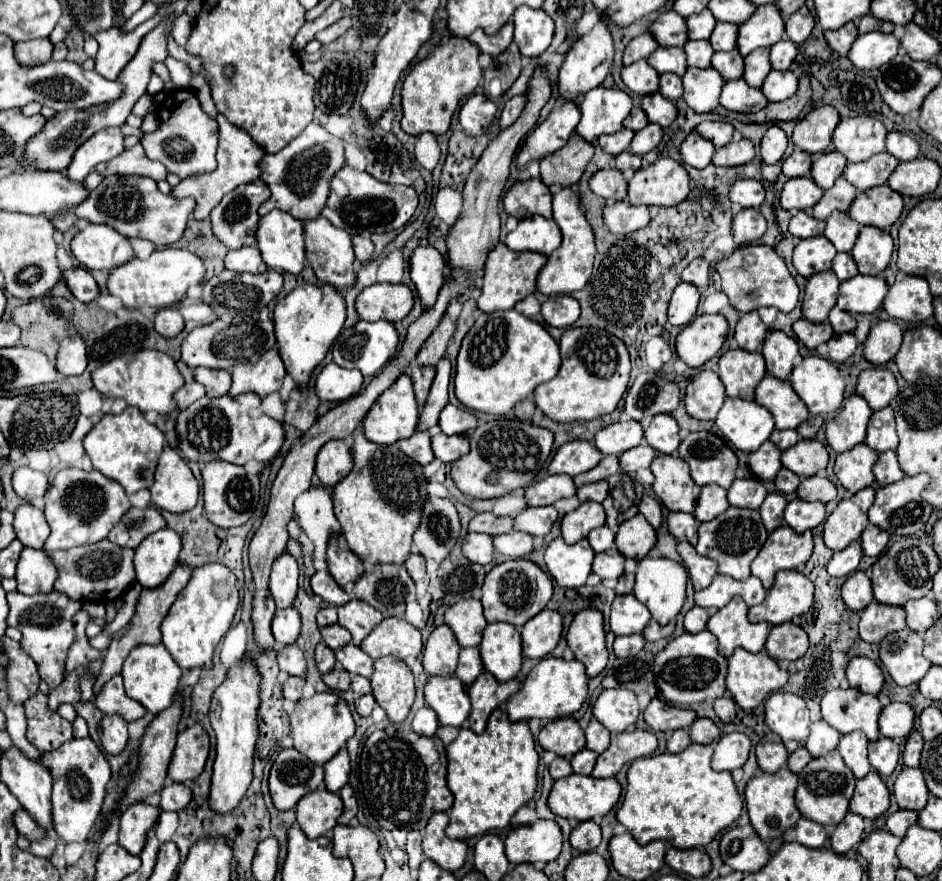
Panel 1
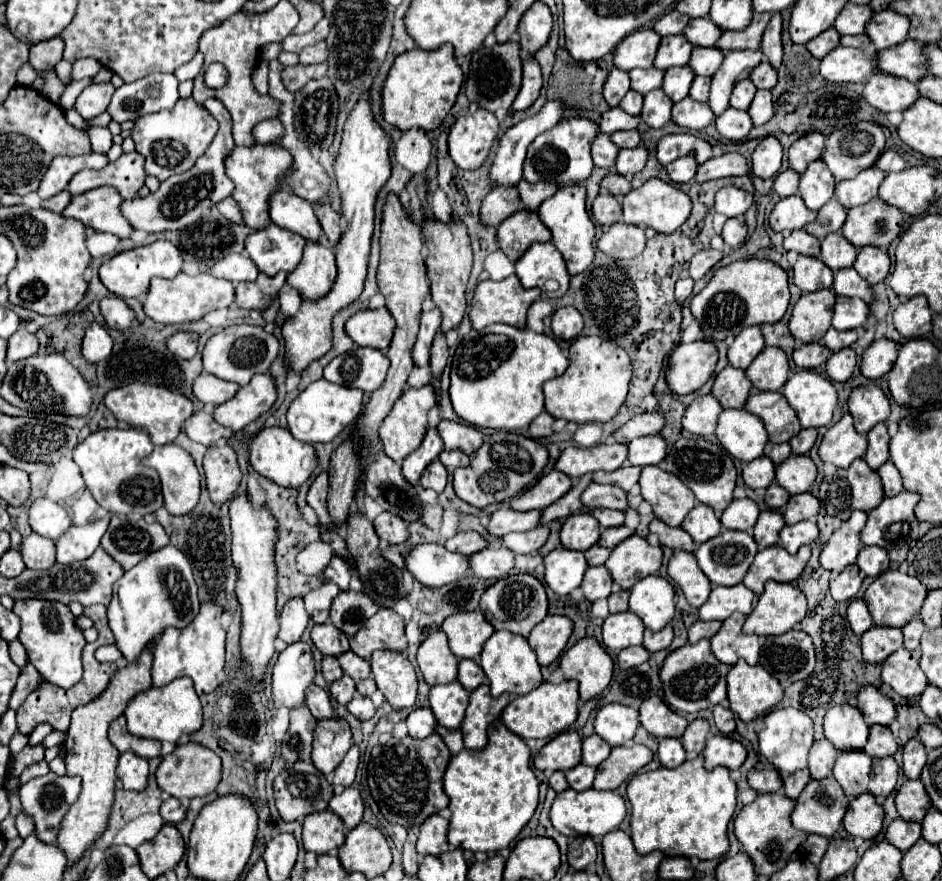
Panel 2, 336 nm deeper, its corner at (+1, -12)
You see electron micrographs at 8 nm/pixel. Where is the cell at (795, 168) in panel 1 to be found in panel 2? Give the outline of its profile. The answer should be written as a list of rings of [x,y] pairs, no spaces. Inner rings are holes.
[[[785,170],[781,174],[777,174],[773,190],[785,198],[785,196],[793,196],[799,192],[799,174],[795,174],[793,170]]]

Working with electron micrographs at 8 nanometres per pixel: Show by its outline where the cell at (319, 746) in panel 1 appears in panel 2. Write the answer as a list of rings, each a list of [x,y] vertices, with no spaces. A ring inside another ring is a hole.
[[[319,720],[315,726],[311,760],[323,774],[331,774],[351,748],[351,728],[345,720]]]

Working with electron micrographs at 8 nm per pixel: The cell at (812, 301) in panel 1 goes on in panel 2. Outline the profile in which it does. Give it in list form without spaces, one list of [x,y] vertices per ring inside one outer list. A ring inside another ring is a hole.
[[[831,290],[801,294],[789,320],[791,334],[801,342],[821,342],[825,332],[831,328],[833,306],[835,294]]]

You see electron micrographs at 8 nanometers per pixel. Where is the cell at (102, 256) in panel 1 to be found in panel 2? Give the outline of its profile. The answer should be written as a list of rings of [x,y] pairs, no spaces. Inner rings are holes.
[[[157,240],[149,246],[139,246],[131,250],[123,250],[115,254],[113,258],[107,258],[99,268],[99,278],[107,290],[111,290],[119,298],[143,298],[149,290],[149,280],[153,276],[161,278],[173,278],[181,272],[181,252],[167,240]]]

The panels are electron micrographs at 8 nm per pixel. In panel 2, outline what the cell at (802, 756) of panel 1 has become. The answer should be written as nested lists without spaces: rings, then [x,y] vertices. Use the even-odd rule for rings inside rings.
[[[803,768],[803,770],[793,772],[791,776],[785,778],[785,786],[783,786],[783,790],[785,790],[785,794],[787,794],[789,798],[795,800],[795,798],[801,794],[801,790],[807,786],[809,780],[811,780],[811,778],[809,778],[809,770]]]

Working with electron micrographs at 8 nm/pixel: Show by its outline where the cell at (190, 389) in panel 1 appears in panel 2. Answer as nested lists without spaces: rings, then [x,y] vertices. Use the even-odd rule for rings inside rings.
[[[209,410],[193,412],[191,418],[185,420],[183,430],[189,436],[189,440],[205,444],[205,446],[213,446],[215,442],[219,442],[219,440],[229,436],[229,430],[223,428],[221,424],[217,424]]]

